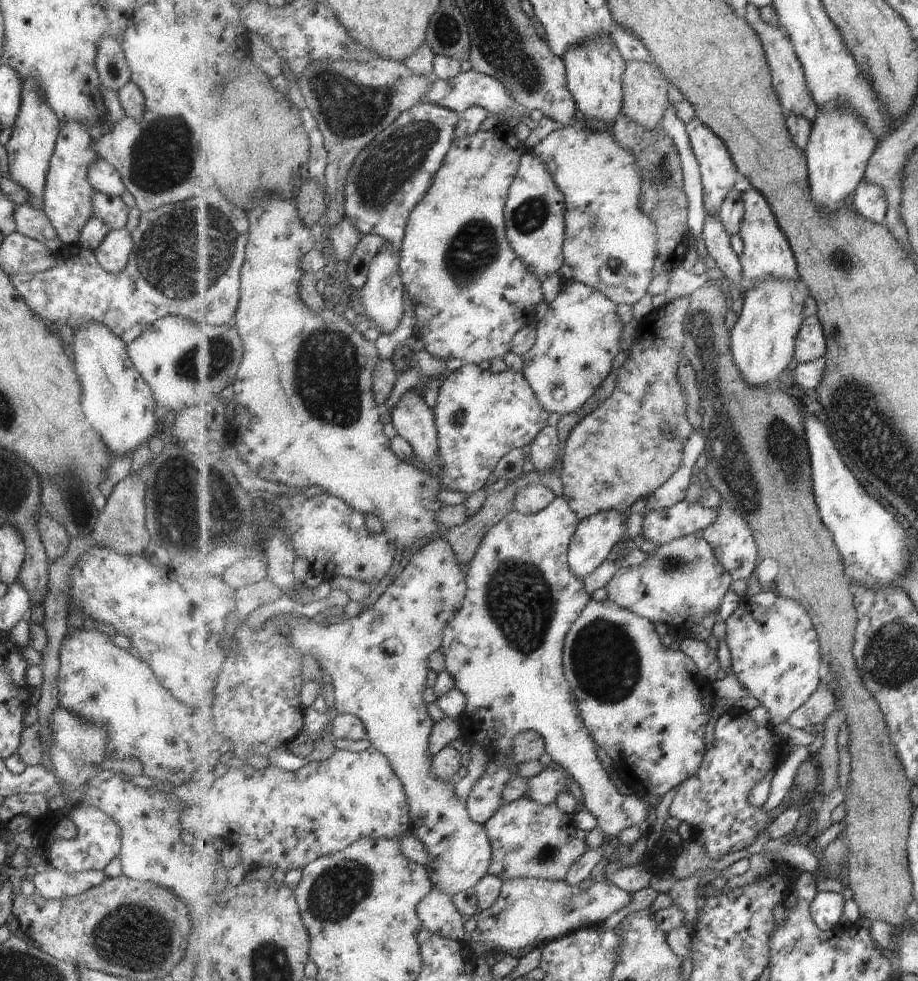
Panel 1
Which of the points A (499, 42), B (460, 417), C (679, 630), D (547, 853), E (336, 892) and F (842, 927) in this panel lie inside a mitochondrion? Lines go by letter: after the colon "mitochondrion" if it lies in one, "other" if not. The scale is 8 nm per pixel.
A: mitochondrion
B: mitochondrion
C: other
D: other
E: mitochondrion
F: other

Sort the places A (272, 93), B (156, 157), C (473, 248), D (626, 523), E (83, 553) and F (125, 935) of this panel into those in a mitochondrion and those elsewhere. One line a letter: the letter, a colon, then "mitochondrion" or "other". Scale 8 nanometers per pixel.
A: other
B: mitochondrion
C: mitochondrion
D: other
E: other
F: mitochondrion

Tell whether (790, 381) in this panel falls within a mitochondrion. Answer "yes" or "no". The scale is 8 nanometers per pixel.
no

